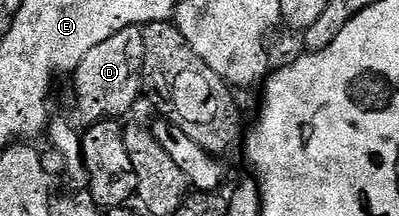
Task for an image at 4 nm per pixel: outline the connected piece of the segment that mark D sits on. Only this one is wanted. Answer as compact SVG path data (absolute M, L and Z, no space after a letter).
M138 27L126 28L113 38L105 38L101 46L93 46L85 58L76 66L75 112L84 120L84 125L96 124L108 118L123 118L123 115L138 102L143 92L143 59L145 38Z

